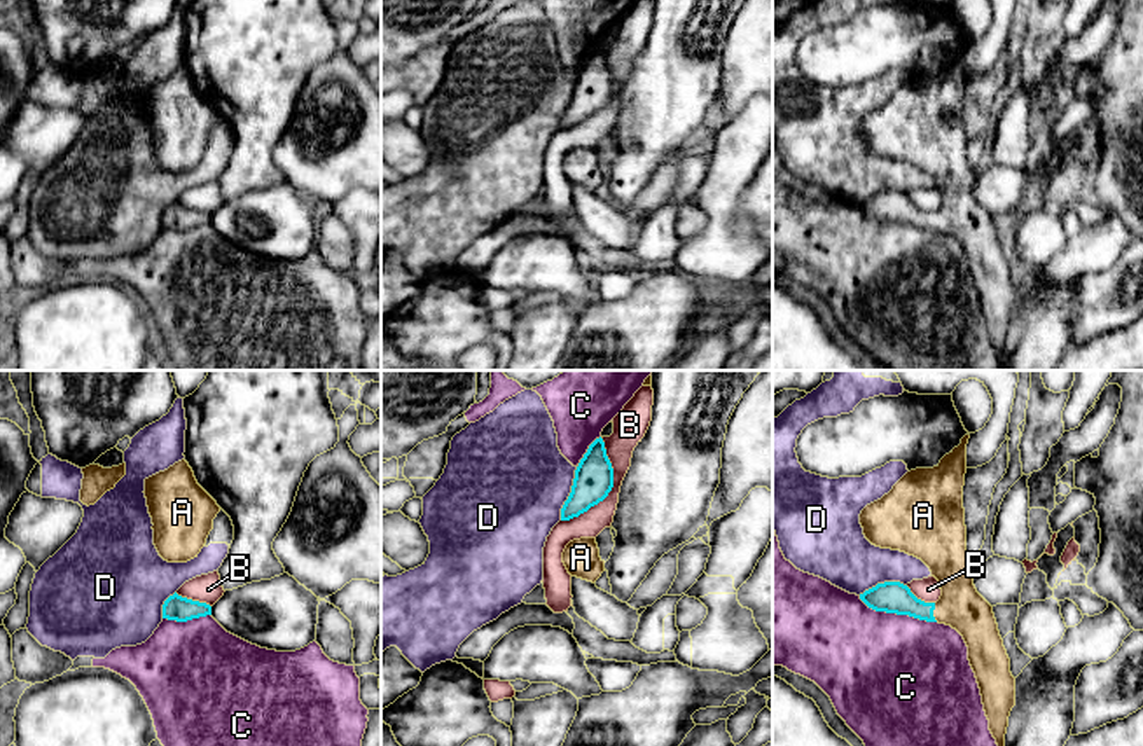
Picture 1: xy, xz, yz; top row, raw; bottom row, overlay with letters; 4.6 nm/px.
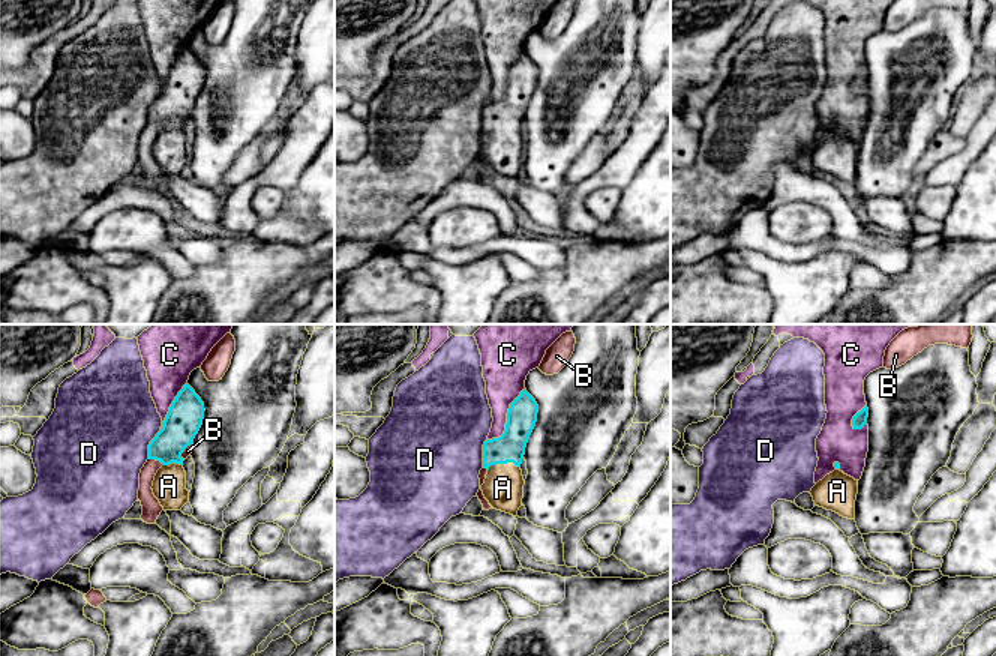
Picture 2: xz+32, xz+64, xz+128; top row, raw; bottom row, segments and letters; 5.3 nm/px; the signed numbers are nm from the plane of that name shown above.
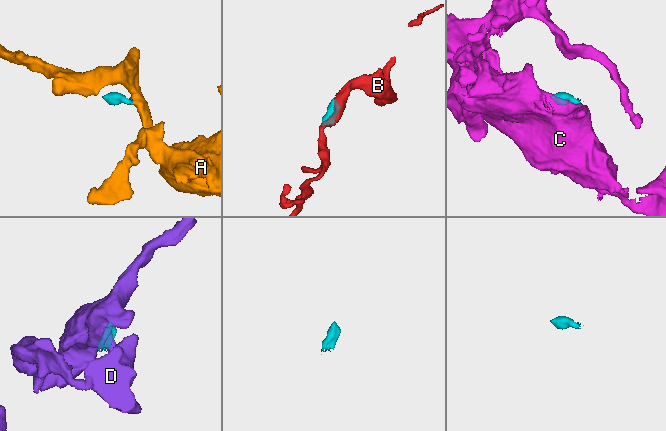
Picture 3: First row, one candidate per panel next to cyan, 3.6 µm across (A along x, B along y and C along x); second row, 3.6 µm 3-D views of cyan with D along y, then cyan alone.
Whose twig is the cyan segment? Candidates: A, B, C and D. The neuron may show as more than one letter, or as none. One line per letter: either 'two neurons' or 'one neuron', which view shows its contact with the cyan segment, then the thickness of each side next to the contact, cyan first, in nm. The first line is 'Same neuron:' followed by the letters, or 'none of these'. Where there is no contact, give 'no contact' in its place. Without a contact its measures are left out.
Same neuron: A
A: one neuron; meets cyan in yz; 140 nm thick on the cyan side, 200 nm on the other
B: two neurons; meets cyan in xz; 180 nm thick on the cyan side, 130 nm on the other
C: two neurons; meets cyan in yz; 140 nm thick on the cyan side, 500 nm on the other
D: two neurons; meets cyan in xz; 180 nm thick on the cyan side, 480 nm on the other

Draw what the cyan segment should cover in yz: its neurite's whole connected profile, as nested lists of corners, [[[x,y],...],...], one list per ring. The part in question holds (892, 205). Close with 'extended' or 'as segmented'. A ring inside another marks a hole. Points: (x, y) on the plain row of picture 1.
[[[965,44],[937,75],[907,80],[888,103],[860,122],[863,143],[872,154],[905,161],[930,176],[940,192],[940,208],[925,211],[900,190],[877,192],[860,208],[876,220],[946,232],[963,245],[989,339],[998,362],[1005,362],[1015,287],[993,215],[977,201],[975,173],[966,162],[963,94],[968,47]]] | extended

